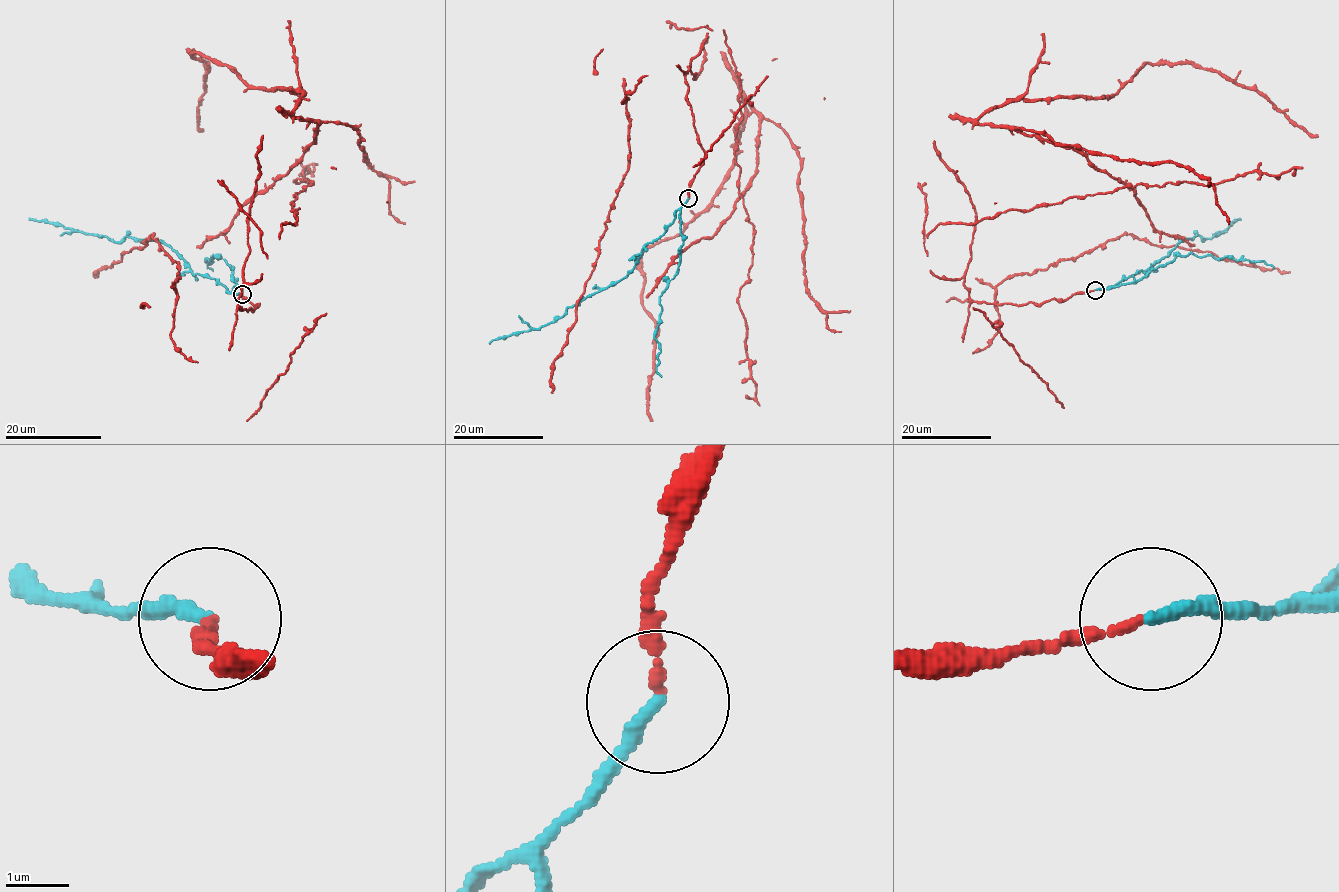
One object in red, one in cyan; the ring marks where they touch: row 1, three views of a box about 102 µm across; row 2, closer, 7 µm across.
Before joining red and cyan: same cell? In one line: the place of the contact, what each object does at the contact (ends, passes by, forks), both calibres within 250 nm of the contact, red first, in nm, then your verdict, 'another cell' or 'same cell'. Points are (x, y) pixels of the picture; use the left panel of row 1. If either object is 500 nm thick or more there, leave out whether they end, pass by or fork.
(242, 294) | red ends | cyan ends | 160/220 nm | same cell

